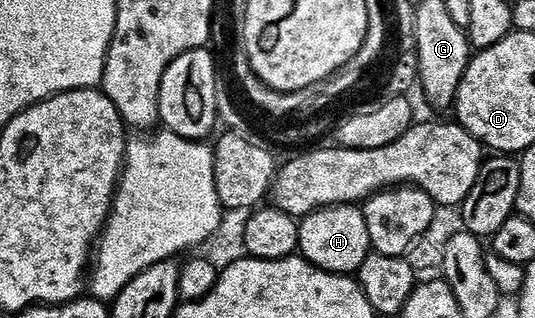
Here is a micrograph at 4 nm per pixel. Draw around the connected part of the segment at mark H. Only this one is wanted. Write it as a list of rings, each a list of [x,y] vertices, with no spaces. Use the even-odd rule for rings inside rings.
[[[335,204],[329,208],[319,208],[317,212],[303,217],[299,226],[299,255],[324,272],[352,276],[359,273],[362,262],[373,255],[370,230],[366,230],[366,218],[355,204]]]

